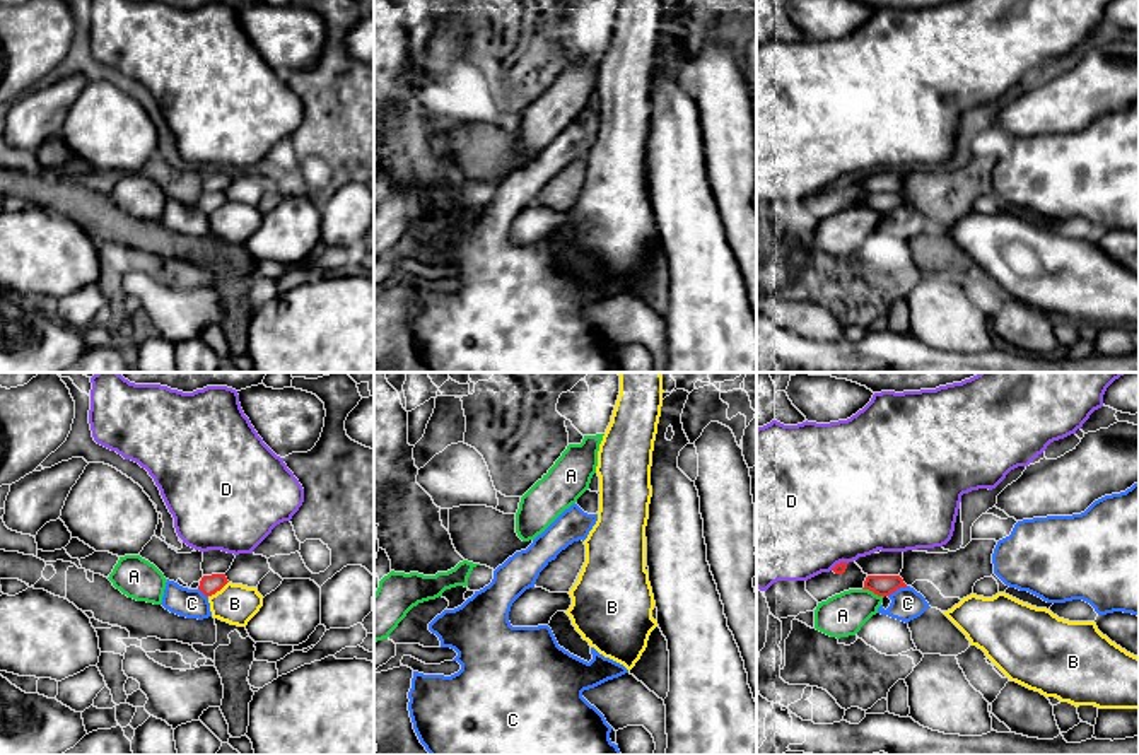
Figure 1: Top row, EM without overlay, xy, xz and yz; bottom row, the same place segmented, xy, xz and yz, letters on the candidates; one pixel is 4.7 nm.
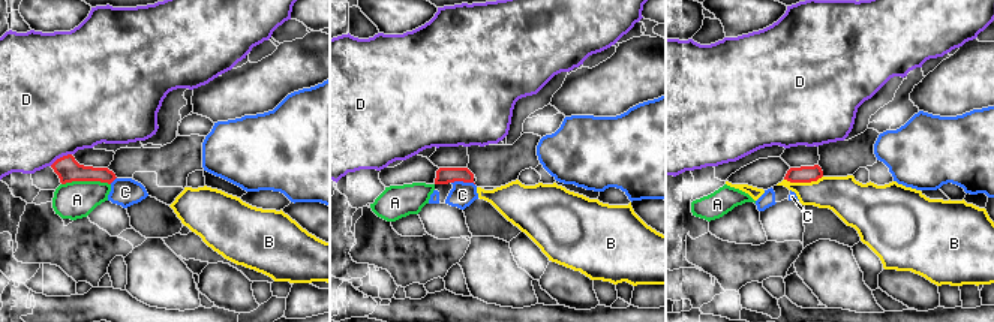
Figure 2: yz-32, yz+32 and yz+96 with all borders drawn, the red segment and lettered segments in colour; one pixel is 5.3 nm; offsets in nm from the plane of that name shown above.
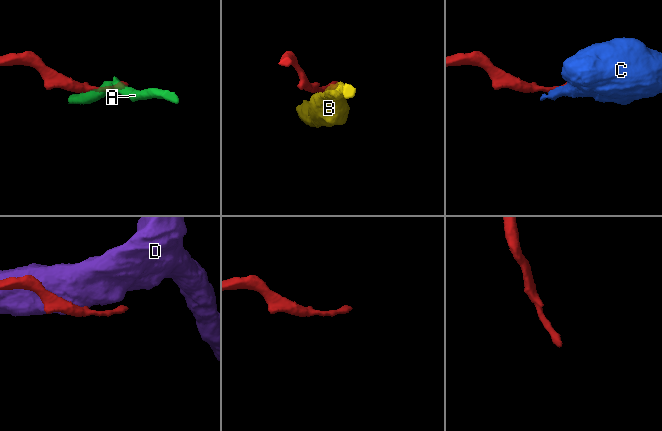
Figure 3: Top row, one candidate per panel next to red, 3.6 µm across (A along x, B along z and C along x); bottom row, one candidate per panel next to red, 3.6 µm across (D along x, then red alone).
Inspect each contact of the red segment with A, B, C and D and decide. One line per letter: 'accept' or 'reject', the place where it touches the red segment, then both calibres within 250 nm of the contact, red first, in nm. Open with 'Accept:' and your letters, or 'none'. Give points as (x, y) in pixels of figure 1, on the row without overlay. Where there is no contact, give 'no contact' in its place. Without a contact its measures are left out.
Accept: none
A: reject | yz (873, 209) | 100/200 nm
B: reject | xy (217, 207) | 90/190 nm
C: reject | yz (897, 205) | 100/150 nm
D: reject | yz (841, 180) | 50/500 nm

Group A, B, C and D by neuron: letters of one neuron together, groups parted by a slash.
A / B / C / D

